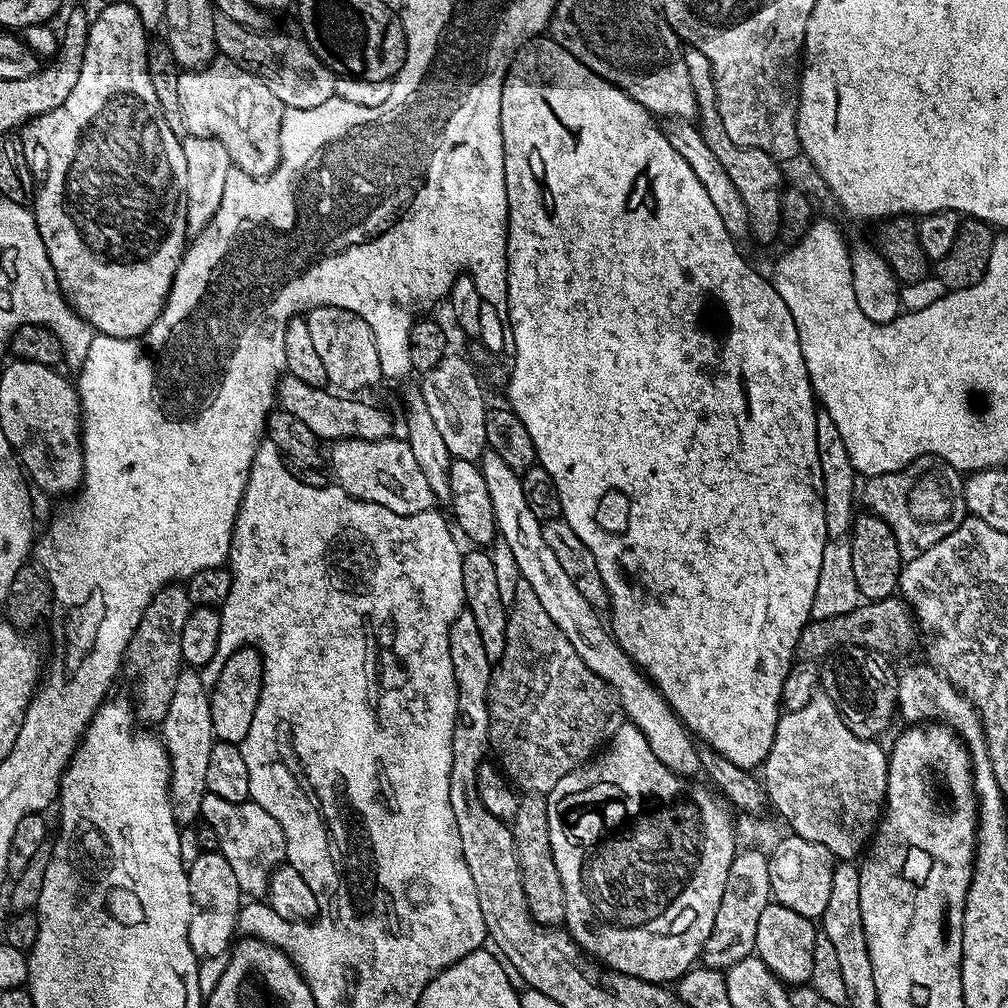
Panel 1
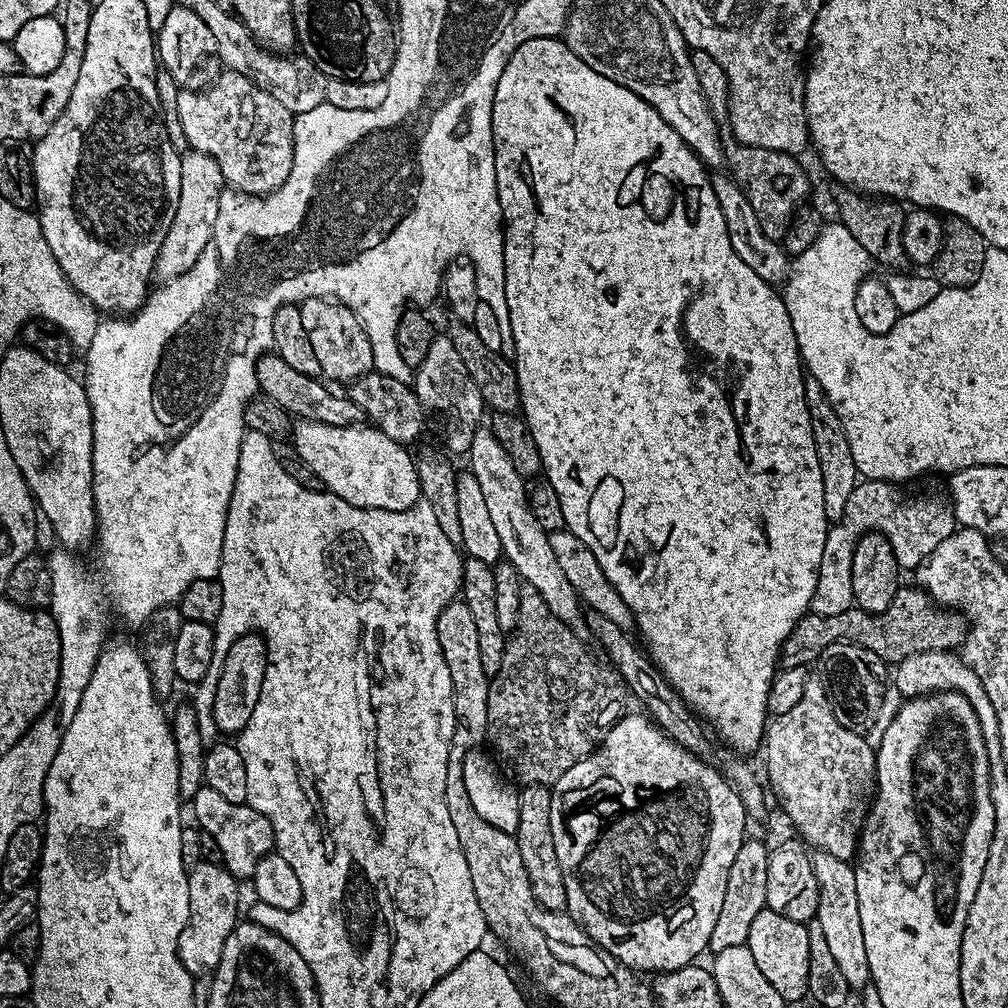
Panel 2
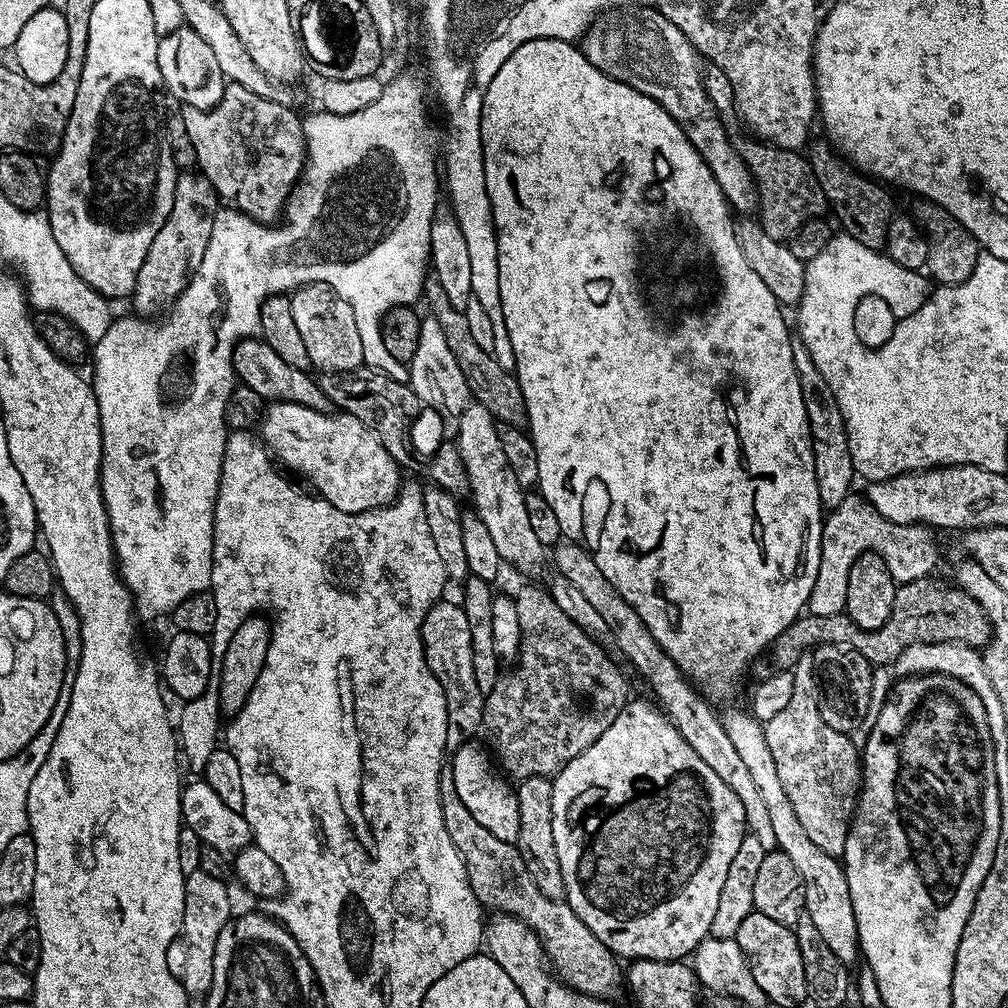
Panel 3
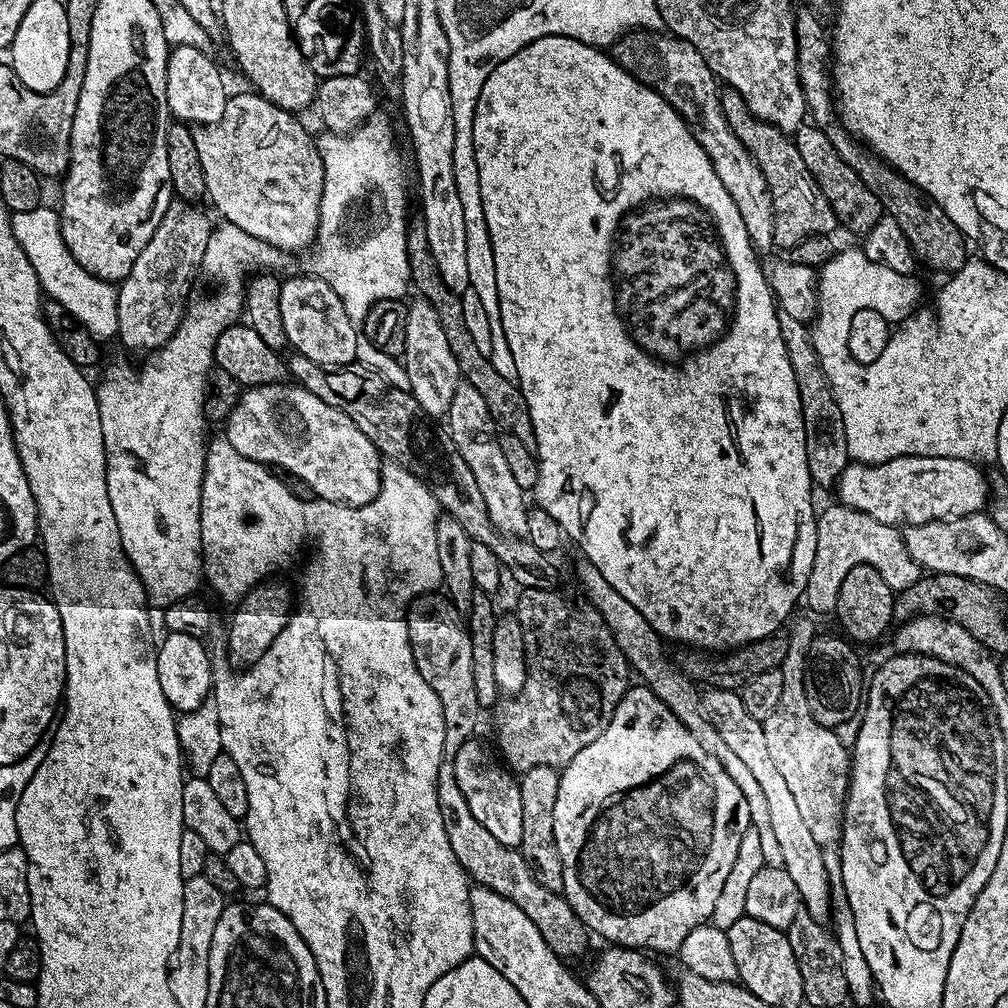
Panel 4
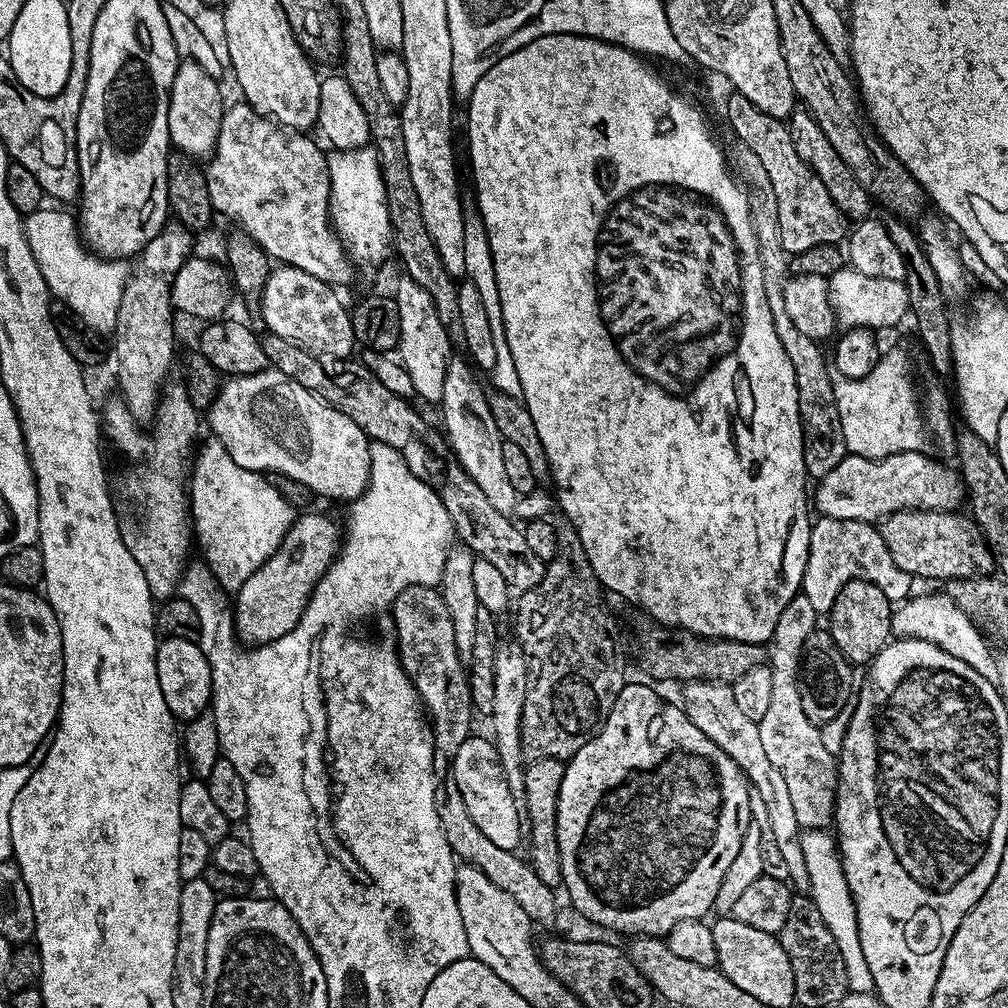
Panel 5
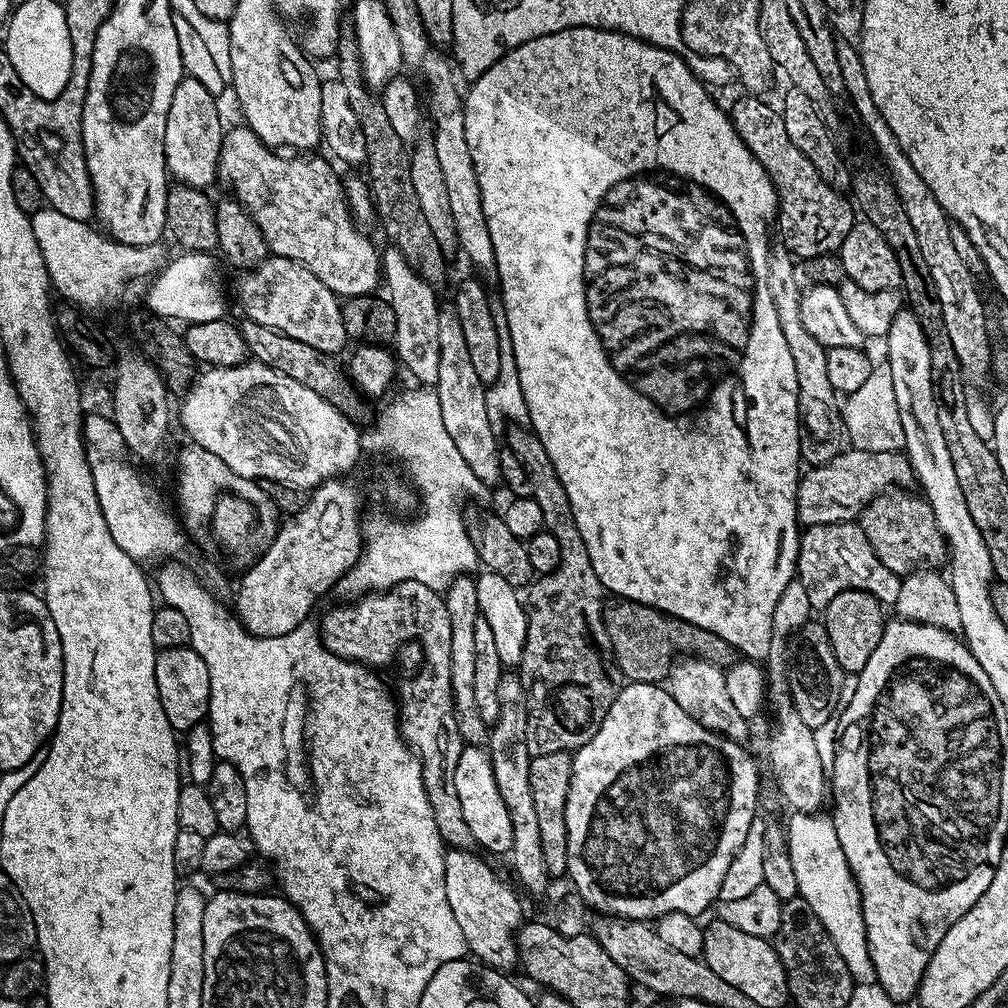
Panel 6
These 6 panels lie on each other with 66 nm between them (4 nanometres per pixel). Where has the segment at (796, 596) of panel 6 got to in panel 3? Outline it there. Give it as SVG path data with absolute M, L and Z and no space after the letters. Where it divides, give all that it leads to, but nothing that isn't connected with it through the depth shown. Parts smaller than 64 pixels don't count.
M801 658L791 673L794 694L790 703L764 724L766 746L770 746L770 754L774 754L782 790L786 790L790 806L794 806L794 814L798 814L802 830L806 830L810 842L814 842L818 850L826 850L826 854L840 858L844 855L852 815L860 799L862 752L849 733L826 726L818 710L820 689L811 659Z

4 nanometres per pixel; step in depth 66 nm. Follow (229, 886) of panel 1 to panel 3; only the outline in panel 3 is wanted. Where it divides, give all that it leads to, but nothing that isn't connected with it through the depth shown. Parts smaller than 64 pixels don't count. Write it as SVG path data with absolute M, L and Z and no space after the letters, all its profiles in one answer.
M202 871L190 874L184 882L184 917L179 936L168 947L168 965L170 974L192 998L207 997L214 978L214 946L218 946L218 934L234 915L232 896L224 883L221 877Z

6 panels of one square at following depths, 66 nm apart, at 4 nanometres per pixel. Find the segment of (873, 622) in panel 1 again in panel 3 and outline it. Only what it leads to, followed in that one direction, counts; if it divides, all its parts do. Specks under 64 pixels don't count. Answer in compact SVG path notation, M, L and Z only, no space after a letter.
M929 574L914 582L906 582L897 587L894 594L894 606L890 610L890 618L880 628L867 632L862 630L844 612L838 614L800 615L794 623L786 626L778 638L763 656L756 659L750 672L757 681L765 680L781 670L791 670L797 662L818 646L823 644L842 644L845 648L858 650L868 663L873 666L891 665L893 660L906 650L906 646L917 642L958 642L969 644L971 648L980 650L992 638L992 627L978 602L955 583L935 580L935 575Z

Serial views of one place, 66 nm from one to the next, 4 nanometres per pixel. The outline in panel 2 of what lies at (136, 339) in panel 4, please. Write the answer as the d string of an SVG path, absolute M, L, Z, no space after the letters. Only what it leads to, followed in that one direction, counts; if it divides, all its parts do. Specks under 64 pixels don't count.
M188 150L181 155L180 165L182 166L182 194L178 194L178 202L171 217L168 233L158 250L156 259L155 275L161 276L161 281L164 282L186 274L186 270L190 270L190 266L198 262L202 250L206 250L212 237L214 218L218 218L220 195L226 190L222 170L218 162L210 158L210 154Z

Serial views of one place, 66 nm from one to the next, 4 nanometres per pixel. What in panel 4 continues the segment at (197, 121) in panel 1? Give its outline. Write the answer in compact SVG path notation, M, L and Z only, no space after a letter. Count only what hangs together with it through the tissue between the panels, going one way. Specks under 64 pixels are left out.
M255 90L247 91L229 95L226 110L222 110L222 118L216 124L205 124L193 131L205 175L207 199L212 199L215 215L220 215L221 221L238 226L238 230L246 230L246 234L270 242L270 246L283 252L303 253L313 247L320 221L324 163L317 141L304 129L299 115L271 104Z

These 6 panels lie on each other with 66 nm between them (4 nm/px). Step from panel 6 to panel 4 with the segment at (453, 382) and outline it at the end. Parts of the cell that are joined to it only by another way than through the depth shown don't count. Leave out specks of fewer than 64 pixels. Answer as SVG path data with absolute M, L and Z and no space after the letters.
M466 382L457 383L452 392L450 410L446 417L446 427L453 435L454 444L463 461L470 466L475 481L482 492L486 510L489 511L490 522L502 535L526 537L526 518L529 505L524 504L525 489L518 486L513 478L505 456L502 455L502 446L495 422L490 418L490 410L486 410L486 398L474 390Z

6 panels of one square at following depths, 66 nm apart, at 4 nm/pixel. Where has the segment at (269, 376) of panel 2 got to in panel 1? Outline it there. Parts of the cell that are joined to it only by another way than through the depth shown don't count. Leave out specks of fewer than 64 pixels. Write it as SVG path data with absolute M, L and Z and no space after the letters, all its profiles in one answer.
M287 374L281 376L277 383L276 398L279 407L294 414L294 417L313 431L320 442L387 440L393 435L391 414L383 412L376 404L367 404L366 401L360 400L364 398L333 394L327 387L306 386L306 382L301 382L299 378Z

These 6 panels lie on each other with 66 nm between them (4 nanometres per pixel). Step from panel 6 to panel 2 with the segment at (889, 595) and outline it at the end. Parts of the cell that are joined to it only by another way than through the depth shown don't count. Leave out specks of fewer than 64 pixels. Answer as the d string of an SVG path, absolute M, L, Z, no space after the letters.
M861 479L846 501L846 510L829 527L826 546L822 546L822 562L818 566L818 582L814 586L814 598L810 611L814 614L842 614L842 610L853 607L852 603L852 559L854 546L864 532L883 532L887 536L894 554L900 557L904 570L915 570L928 559L928 555L955 532L958 525L951 507L940 500L920 500L917 504L903 504L892 493L893 485L886 480Z

